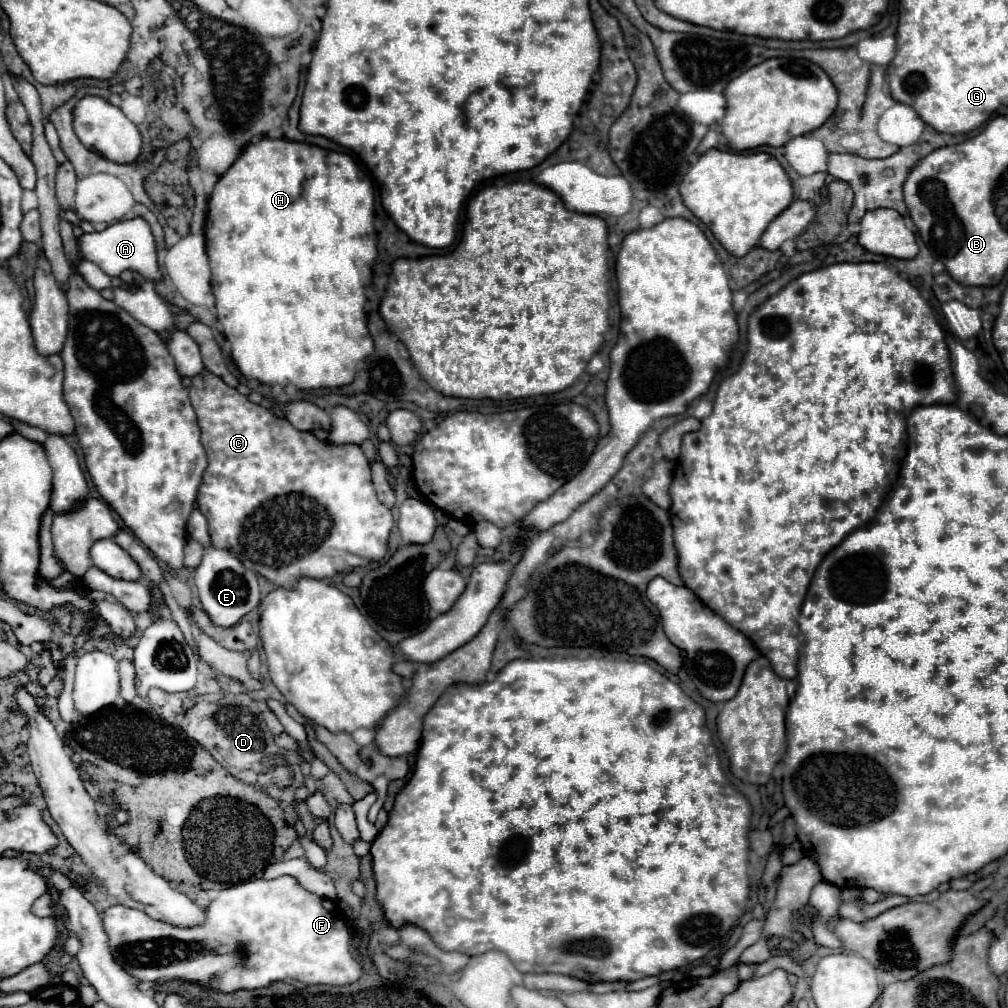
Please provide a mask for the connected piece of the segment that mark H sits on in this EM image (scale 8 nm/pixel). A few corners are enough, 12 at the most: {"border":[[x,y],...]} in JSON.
{"border":[[250,142],[204,228],[246,378],[338,388],[374,350],[374,178]]}

